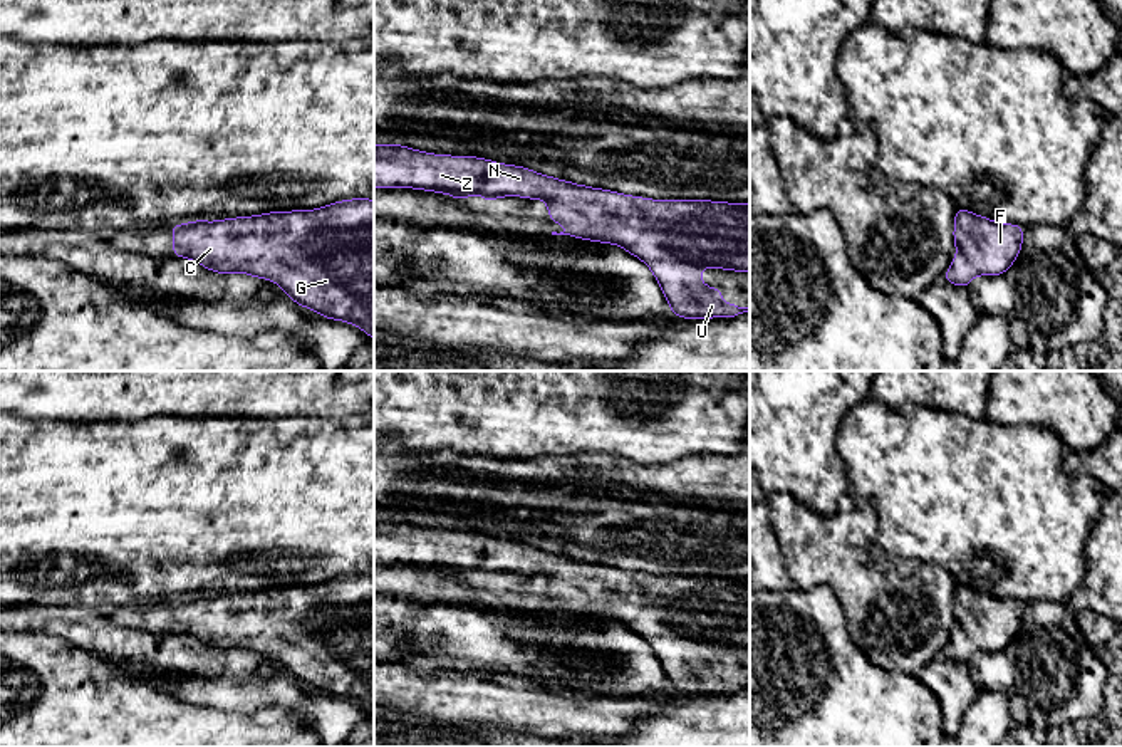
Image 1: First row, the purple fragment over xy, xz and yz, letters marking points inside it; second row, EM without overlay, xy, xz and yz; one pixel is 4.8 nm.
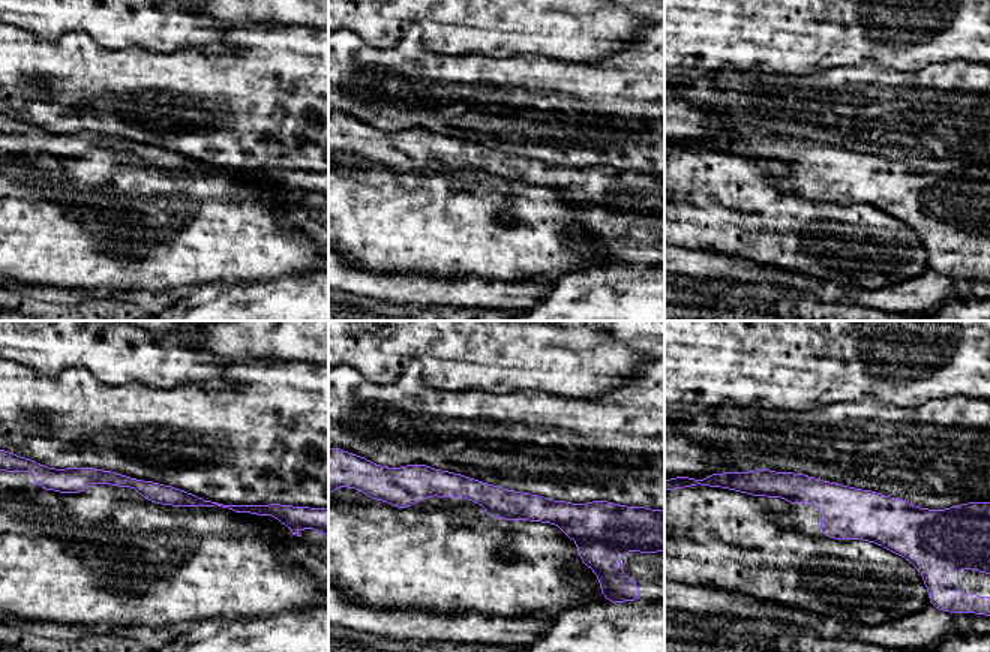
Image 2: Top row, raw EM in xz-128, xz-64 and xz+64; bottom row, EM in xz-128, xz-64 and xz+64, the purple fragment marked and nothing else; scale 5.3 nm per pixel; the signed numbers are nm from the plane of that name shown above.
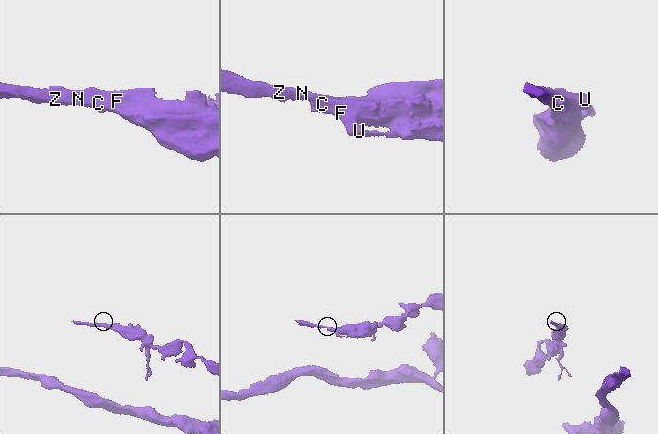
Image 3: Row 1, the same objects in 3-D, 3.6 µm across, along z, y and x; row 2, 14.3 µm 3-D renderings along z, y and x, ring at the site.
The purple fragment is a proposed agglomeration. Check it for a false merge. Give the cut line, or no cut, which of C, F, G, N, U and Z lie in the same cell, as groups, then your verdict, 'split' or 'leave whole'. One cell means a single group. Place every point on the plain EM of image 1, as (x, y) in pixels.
no cut | C F G N U Z | leave whole

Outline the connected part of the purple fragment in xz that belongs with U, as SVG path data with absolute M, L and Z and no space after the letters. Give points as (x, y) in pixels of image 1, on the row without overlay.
M396 519L379 522L374 520L374 564L414 564L436 567L451 571L460 577L471 571L480 571L486 577L503 572L522 572L527 576L540 574L547 579L548 596L564 599L567 603L565 608L552 608L552 611L567 611L582 616L619 621L626 628L642 636L659 658L661 666L671 682L673 692L684 695L730 695L750 687L750 683L725 680L719 663L706 663L701 656L701 646L704 643L750 648L750 579L651 576L631 572L616 569L612 566L600 566L570 559L567 556L557 556L523 542L495 539L491 535L476 532L433 530Z

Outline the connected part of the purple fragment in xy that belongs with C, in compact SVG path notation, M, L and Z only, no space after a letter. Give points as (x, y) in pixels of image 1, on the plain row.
M340 576L315 586L270 588L216 598L171 601L173 633L195 636L218 650L248 650L280 661L295 680L332 697L345 697L374 715L374 576Z

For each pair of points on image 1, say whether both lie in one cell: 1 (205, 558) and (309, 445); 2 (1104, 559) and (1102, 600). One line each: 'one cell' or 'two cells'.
1: one cell
2: one cell

